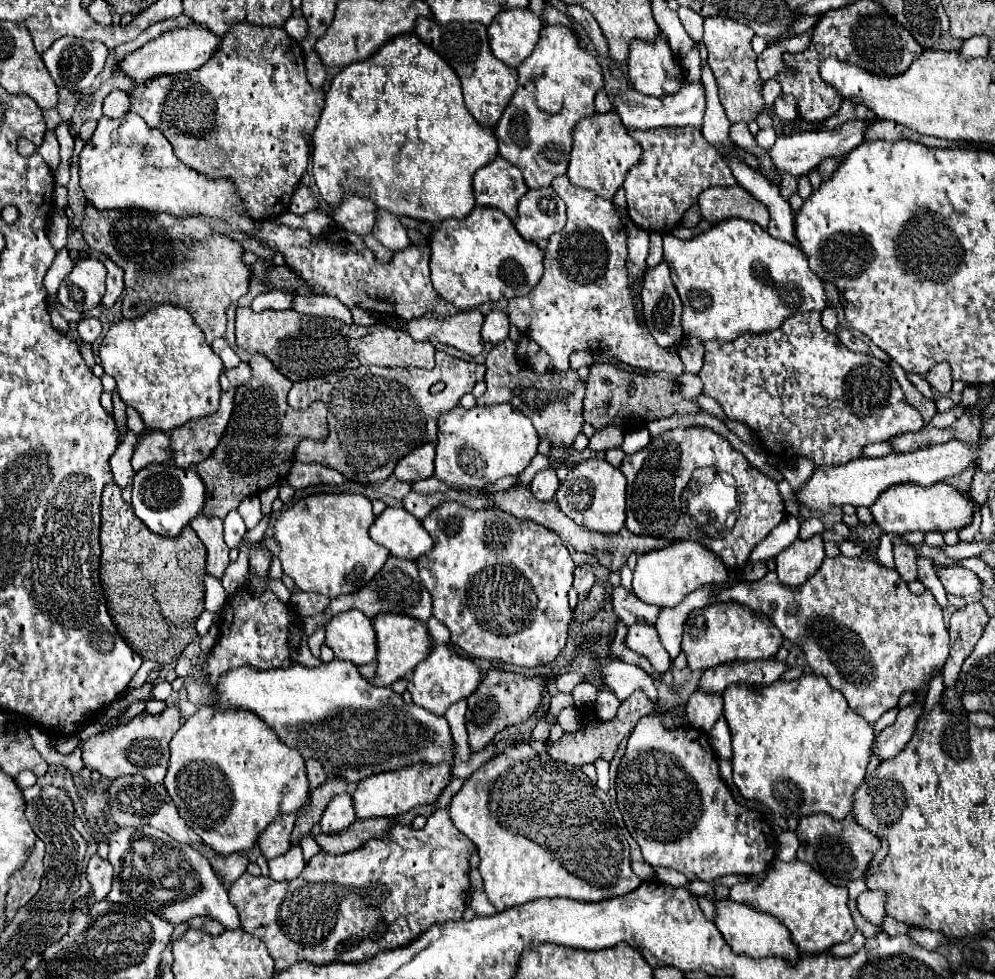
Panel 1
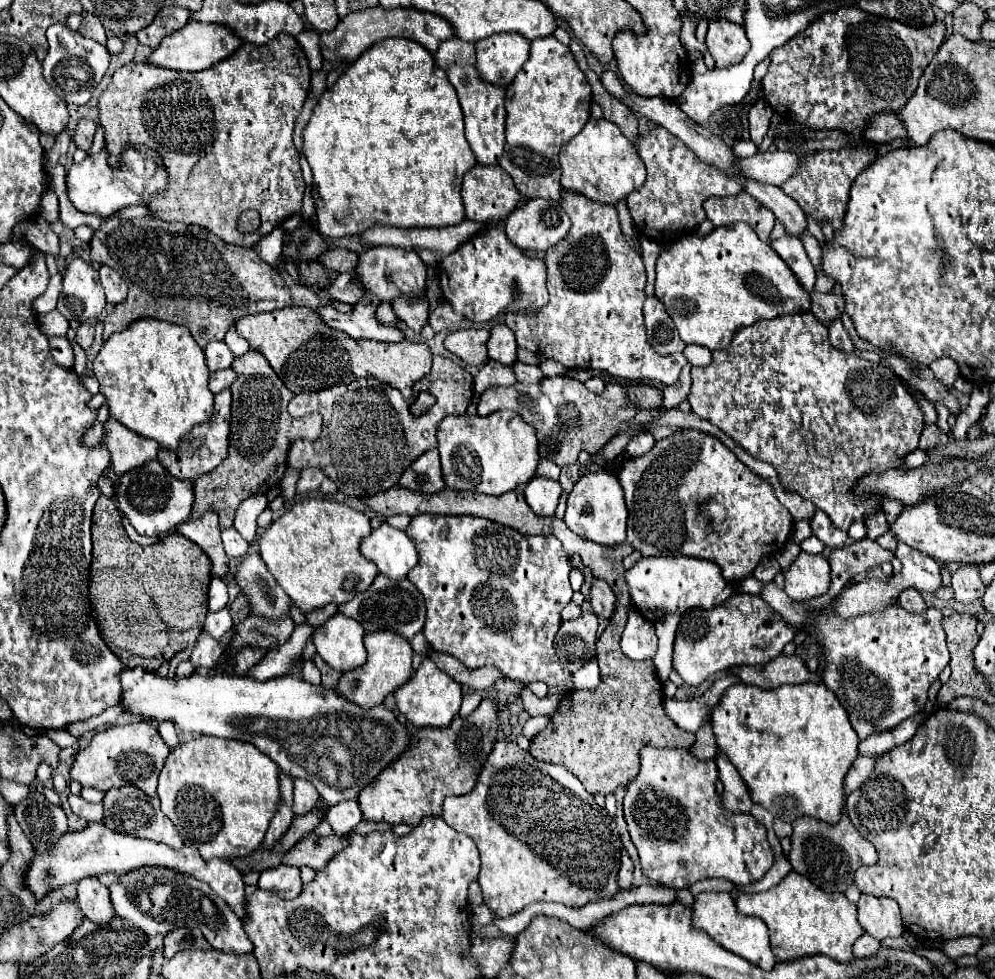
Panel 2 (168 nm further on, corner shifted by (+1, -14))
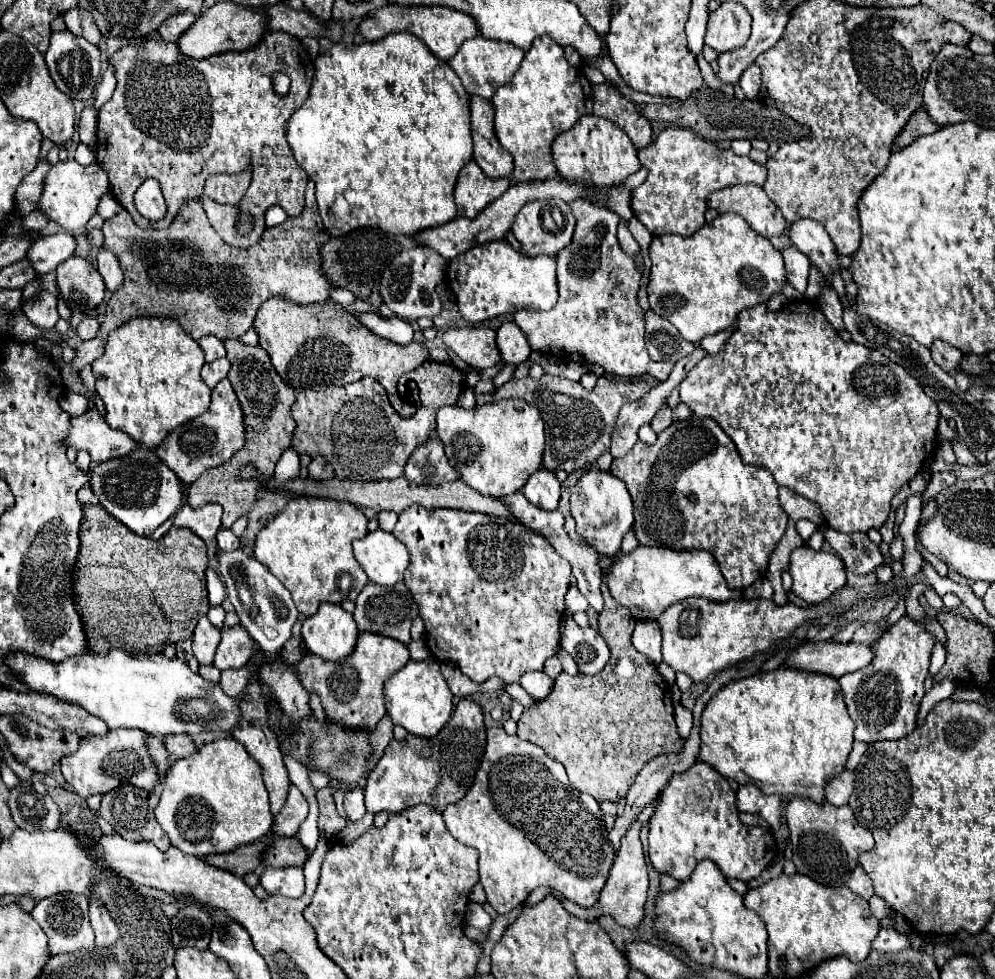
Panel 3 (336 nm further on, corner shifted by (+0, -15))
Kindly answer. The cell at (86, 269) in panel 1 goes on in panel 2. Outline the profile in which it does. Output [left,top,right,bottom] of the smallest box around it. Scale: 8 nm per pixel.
[57,257,105,323]

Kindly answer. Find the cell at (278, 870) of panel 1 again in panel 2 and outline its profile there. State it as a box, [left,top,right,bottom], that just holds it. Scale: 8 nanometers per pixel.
[259,865,301,899]

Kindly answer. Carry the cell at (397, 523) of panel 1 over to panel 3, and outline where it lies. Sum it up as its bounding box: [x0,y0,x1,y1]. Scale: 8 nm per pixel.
[352,530,410,586]

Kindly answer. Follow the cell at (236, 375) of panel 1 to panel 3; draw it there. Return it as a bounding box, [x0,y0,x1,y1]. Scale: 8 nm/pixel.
[202,358,230,388]

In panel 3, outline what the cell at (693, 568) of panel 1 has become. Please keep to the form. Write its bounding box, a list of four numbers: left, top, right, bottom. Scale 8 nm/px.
[606,546,742,620]

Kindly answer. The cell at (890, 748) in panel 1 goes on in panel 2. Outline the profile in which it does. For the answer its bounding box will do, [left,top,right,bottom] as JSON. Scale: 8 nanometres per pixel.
[845,755,879,795]

